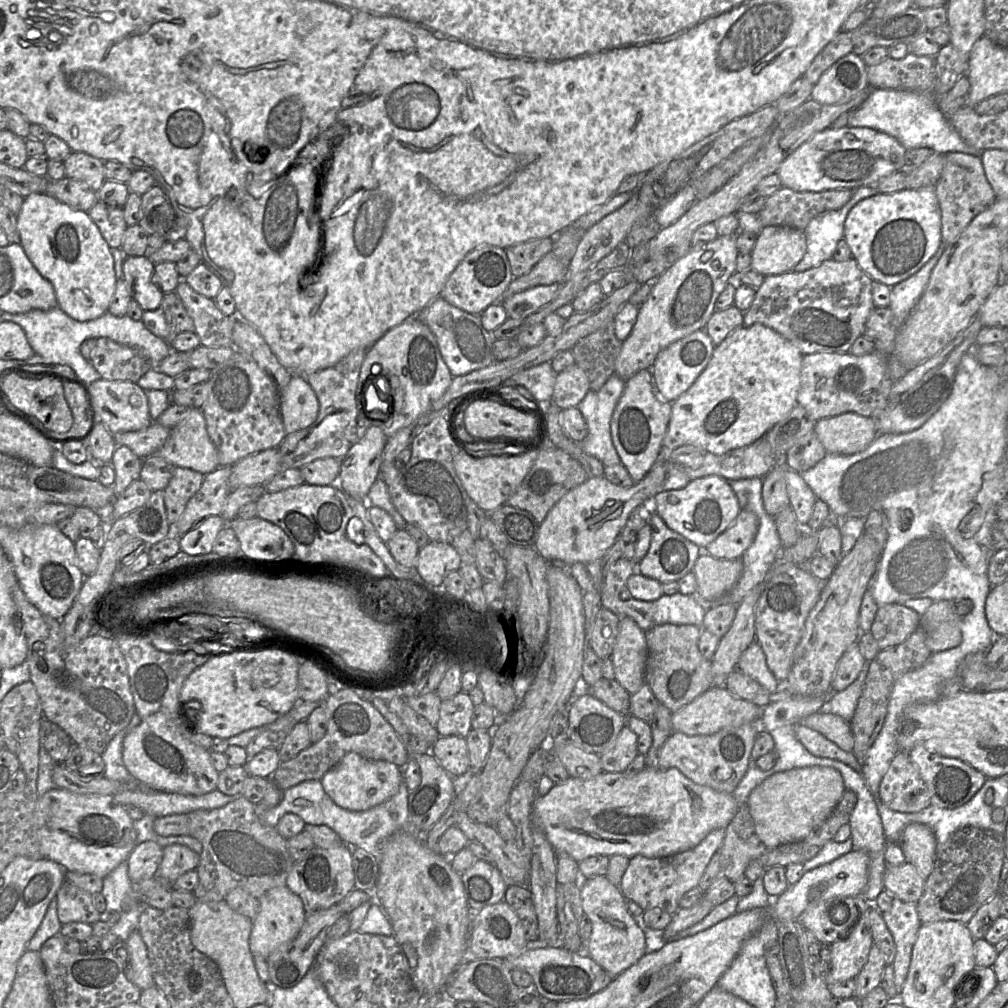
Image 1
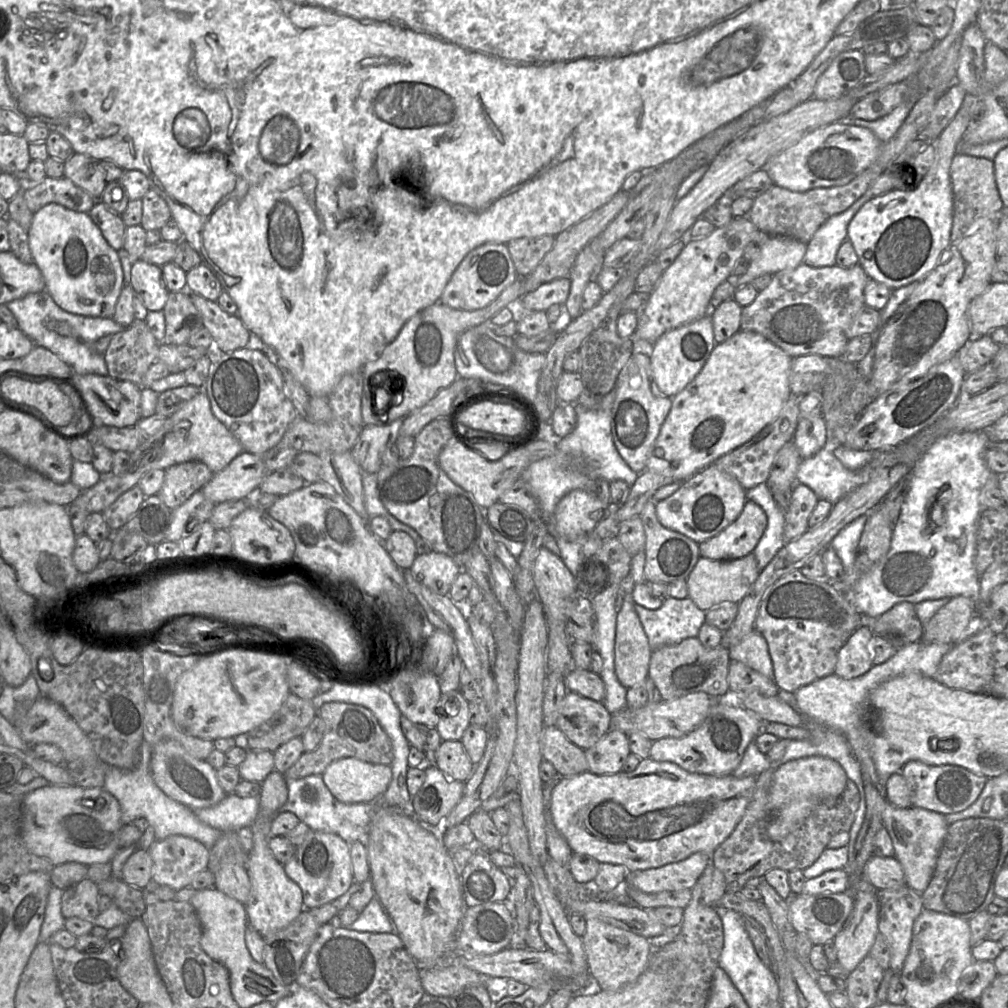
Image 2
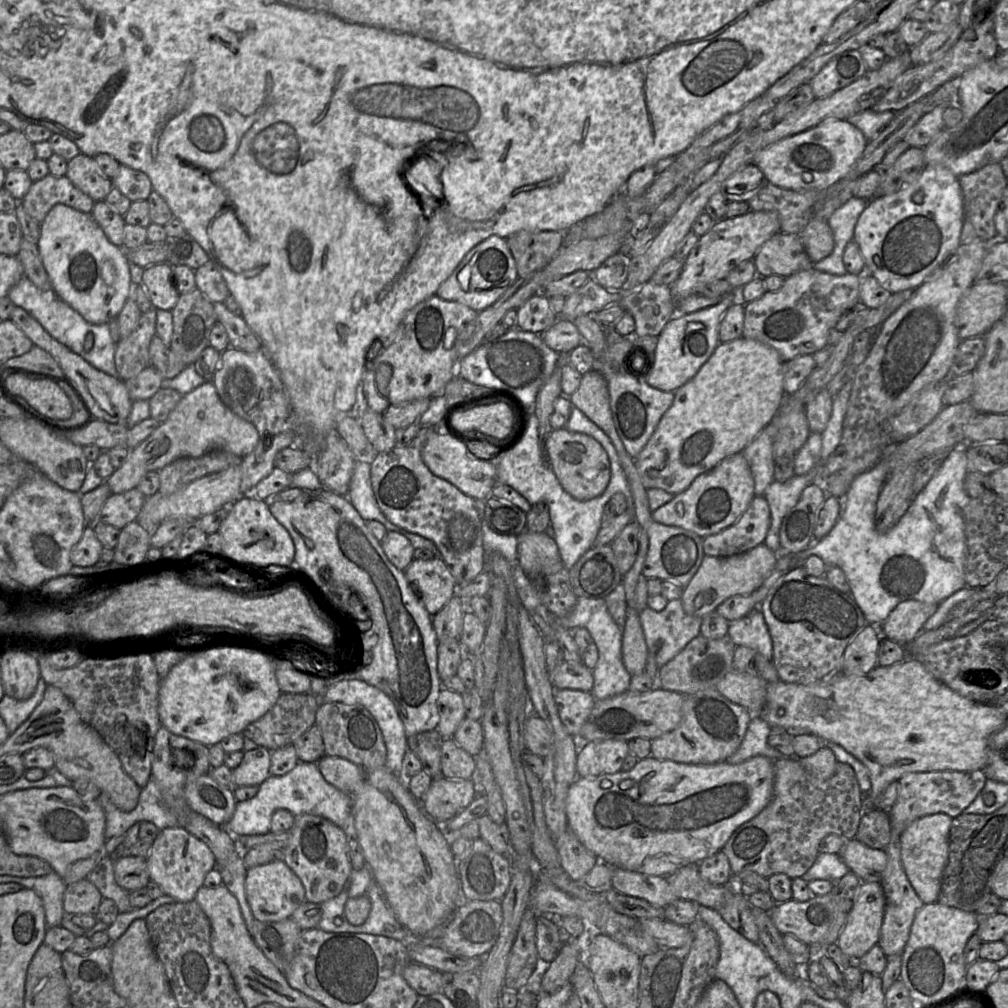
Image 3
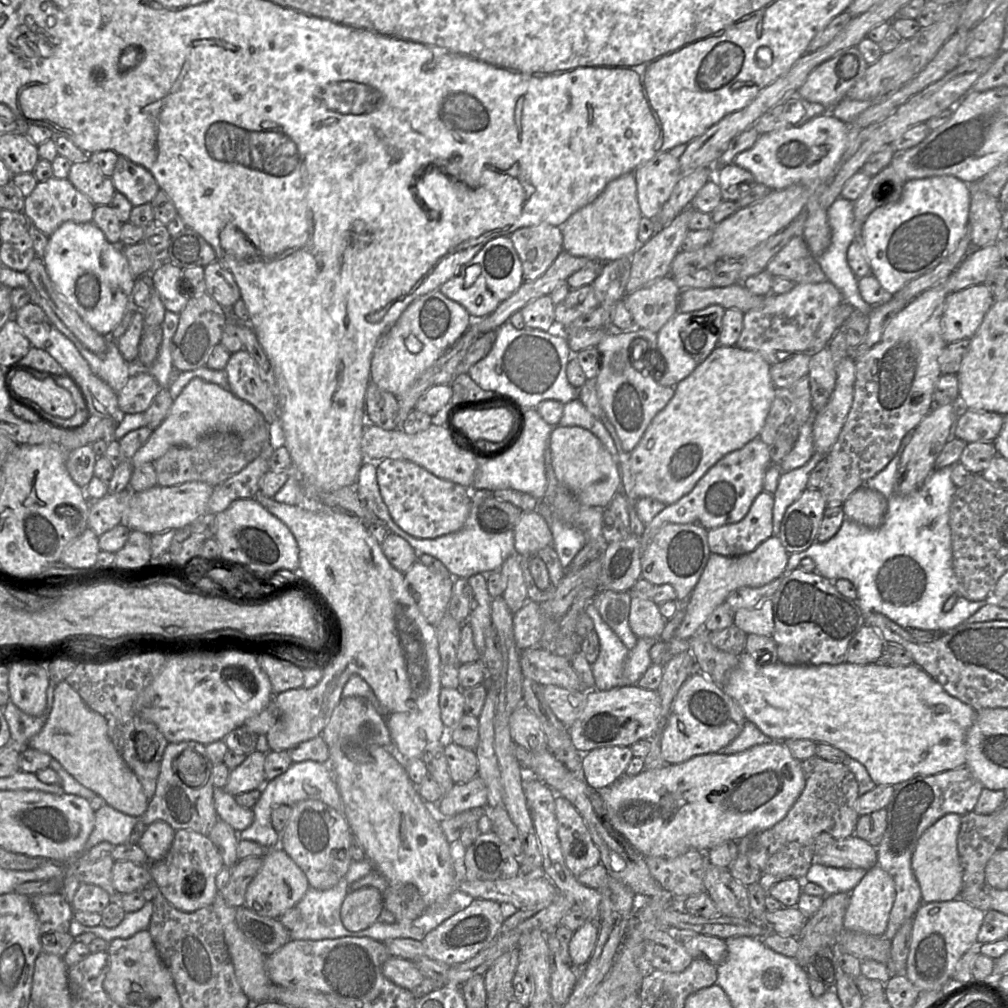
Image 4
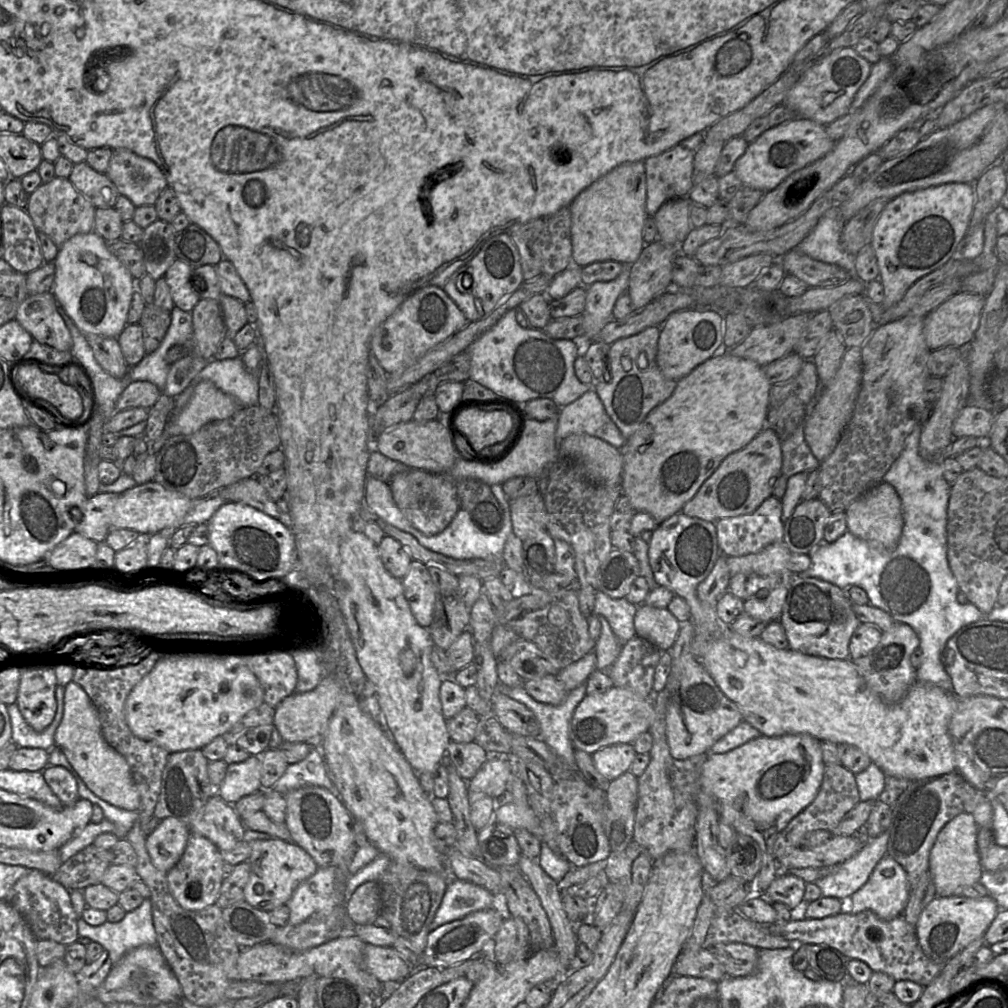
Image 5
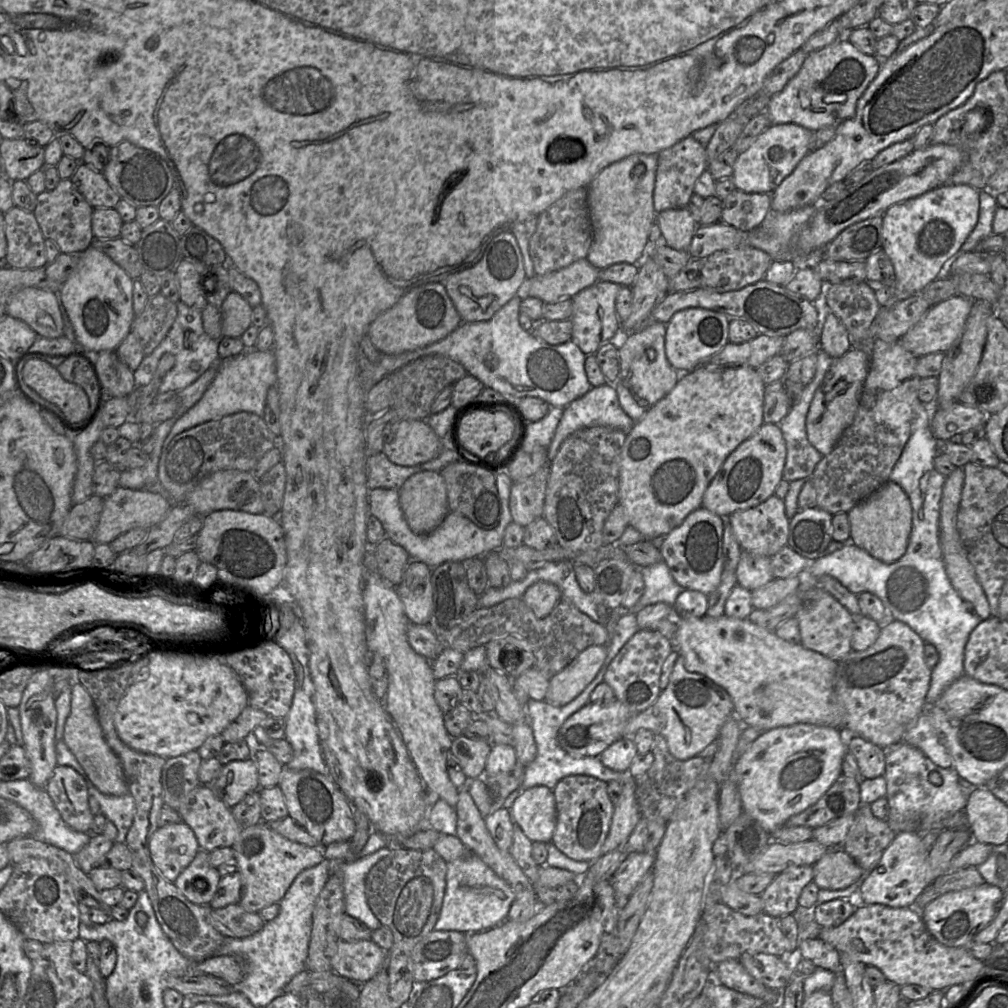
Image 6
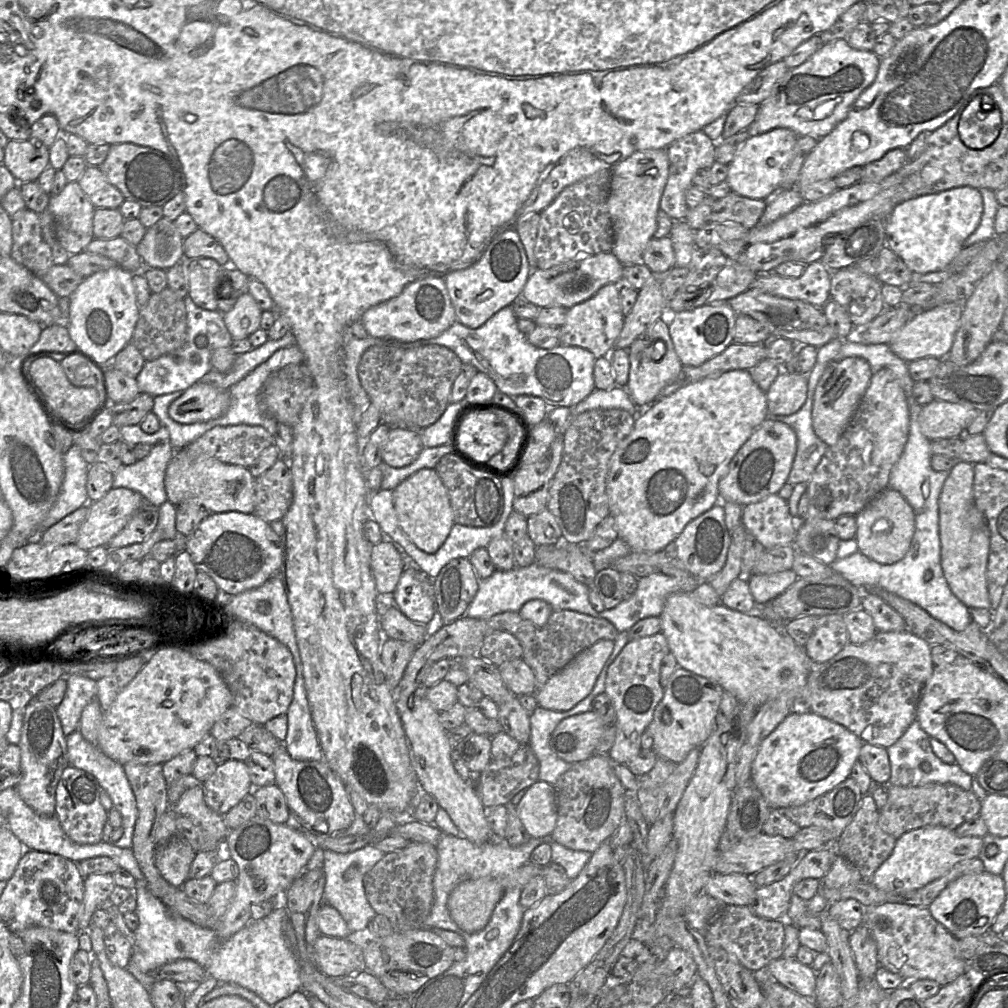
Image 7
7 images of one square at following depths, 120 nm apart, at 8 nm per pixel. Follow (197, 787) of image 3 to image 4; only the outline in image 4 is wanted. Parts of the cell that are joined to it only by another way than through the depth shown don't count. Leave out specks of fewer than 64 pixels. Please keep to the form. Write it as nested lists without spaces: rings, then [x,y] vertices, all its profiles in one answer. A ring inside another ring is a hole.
[[[214,787],[213,801],[219,819],[228,823],[237,832],[245,830],[253,823],[252,809],[237,804],[235,796],[225,789]]]

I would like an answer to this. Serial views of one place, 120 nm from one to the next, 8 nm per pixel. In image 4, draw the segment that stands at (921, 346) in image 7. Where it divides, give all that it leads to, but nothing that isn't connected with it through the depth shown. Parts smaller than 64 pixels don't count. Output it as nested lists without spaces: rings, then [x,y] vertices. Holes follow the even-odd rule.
[[[985,284],[973,285],[950,293],[941,318],[942,334],[947,344],[971,339],[979,329],[995,299]]]

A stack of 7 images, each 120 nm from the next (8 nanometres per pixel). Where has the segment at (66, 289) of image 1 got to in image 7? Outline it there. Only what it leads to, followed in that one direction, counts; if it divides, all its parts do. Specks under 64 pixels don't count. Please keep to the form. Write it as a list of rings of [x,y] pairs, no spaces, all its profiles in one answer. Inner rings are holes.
[[[115,266],[83,278],[69,296],[67,329],[76,349],[92,355],[102,364],[110,364],[114,356],[131,341],[139,311],[133,273]]]

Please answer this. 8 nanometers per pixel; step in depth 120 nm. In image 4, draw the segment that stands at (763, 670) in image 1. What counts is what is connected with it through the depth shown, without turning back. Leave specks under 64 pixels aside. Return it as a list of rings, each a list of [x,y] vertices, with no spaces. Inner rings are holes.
[[[767,598],[755,608],[736,610],[733,624],[747,635],[773,636],[775,622],[772,599]]]

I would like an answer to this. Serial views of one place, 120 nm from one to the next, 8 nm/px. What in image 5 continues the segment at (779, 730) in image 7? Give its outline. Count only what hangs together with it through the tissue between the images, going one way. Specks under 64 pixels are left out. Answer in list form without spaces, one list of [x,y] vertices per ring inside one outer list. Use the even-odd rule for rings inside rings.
[[[808,734],[760,735],[726,753],[708,753],[699,778],[700,794],[708,795],[715,801],[720,820],[731,825],[737,833],[752,837],[761,849],[760,870],[749,883],[752,895],[765,897],[765,891],[779,874],[773,852],[774,841],[789,821],[814,800],[822,783],[824,768],[820,740]]]

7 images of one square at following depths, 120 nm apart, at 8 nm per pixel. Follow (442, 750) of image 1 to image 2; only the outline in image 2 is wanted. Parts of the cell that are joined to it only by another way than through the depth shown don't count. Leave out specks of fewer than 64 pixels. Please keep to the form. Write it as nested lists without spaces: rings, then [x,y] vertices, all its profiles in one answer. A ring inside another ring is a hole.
[[[461,741],[441,742],[435,754],[435,765],[450,779],[466,782],[474,771],[474,764]]]

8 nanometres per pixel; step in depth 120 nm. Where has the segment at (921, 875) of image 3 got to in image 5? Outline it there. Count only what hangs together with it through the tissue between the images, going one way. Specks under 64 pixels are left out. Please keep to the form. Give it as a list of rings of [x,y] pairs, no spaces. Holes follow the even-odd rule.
[[[961,813],[950,820],[939,832],[930,851],[928,869],[935,886],[936,896],[953,896],[958,888],[979,882],[983,868],[977,849],[977,831],[978,826],[972,814]]]

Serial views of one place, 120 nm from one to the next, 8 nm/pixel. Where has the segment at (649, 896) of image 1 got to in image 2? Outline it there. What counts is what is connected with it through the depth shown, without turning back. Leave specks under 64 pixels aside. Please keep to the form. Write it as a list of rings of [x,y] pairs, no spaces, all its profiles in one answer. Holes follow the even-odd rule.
[[[696,852],[679,862],[627,872],[625,884],[645,893],[691,889],[710,862],[710,854]]]

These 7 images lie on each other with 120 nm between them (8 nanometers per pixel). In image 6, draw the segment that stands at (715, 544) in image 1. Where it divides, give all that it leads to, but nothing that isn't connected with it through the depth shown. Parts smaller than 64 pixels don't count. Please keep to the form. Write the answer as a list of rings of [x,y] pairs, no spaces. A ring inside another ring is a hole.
[[[775,494],[755,507],[735,511],[727,519],[743,551],[771,557],[788,545],[790,520],[786,515],[784,500]]]

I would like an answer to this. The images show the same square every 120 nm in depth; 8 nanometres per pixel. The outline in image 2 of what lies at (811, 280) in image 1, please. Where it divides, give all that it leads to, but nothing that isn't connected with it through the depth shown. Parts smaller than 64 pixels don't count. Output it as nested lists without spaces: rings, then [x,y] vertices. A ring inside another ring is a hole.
[[[802,262],[793,269],[773,275],[770,284],[758,293],[755,300],[742,308],[741,330],[763,335],[792,358],[803,355],[844,357],[849,342],[847,330],[865,305],[864,289],[869,280],[859,263],[843,268],[838,265],[811,267]]]

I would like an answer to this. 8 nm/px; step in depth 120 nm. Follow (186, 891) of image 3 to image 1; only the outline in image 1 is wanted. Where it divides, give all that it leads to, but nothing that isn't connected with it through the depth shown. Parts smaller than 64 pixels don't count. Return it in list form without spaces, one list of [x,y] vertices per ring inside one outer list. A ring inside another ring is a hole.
[[[181,844],[163,847],[161,863],[157,877],[167,883],[174,882],[184,873],[195,870],[199,864],[200,854]]]

